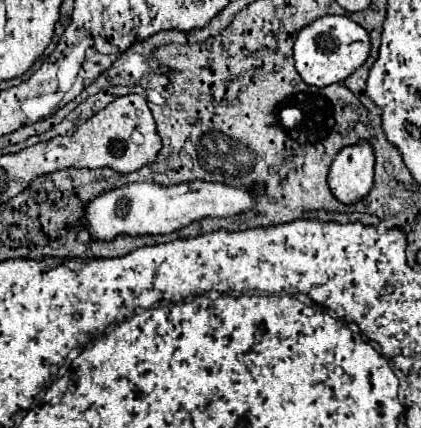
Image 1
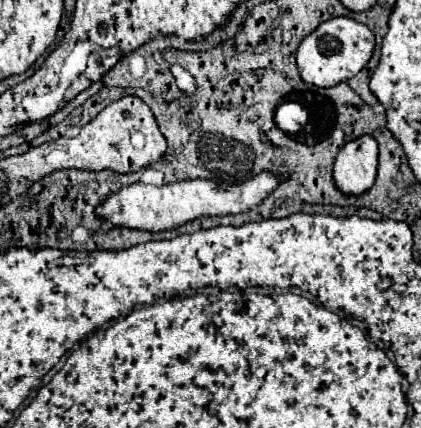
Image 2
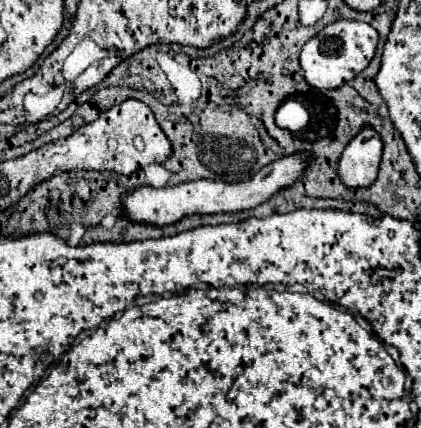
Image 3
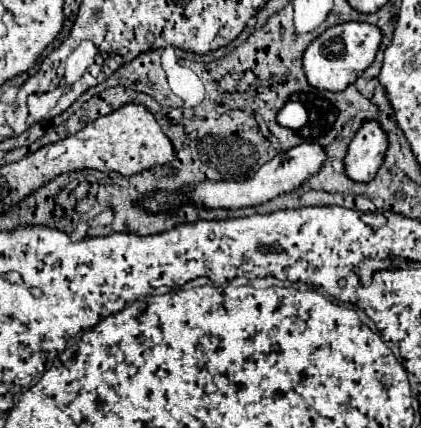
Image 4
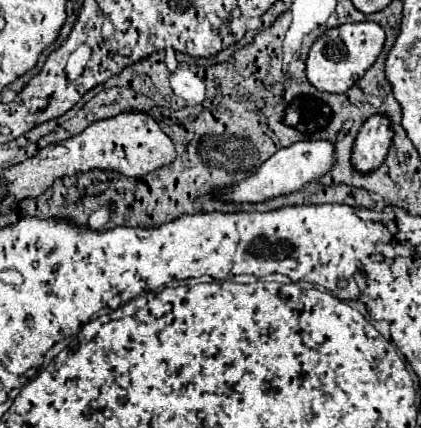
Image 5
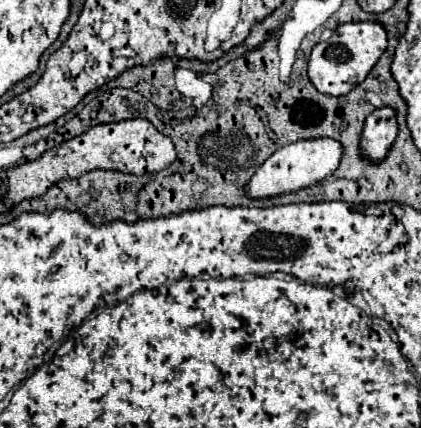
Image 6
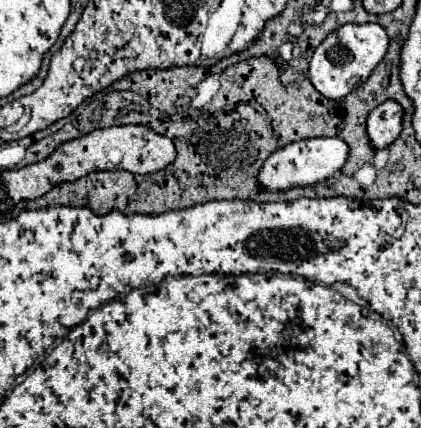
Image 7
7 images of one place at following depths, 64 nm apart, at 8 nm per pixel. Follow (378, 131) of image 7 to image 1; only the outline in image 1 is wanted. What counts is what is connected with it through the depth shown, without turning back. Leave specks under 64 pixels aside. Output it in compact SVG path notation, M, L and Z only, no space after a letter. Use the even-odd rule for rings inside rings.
M368 142L342 148L328 174L330 192L342 204L360 202L372 188L374 152Z

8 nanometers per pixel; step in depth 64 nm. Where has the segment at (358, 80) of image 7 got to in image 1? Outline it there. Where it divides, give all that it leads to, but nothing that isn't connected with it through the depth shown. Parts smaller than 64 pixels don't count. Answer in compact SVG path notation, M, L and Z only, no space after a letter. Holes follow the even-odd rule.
M322 16L312 24L304 26L294 42L294 60L298 74L306 84L318 88L346 80L358 66L366 62L368 54L370 54L368 32L346 16Z

